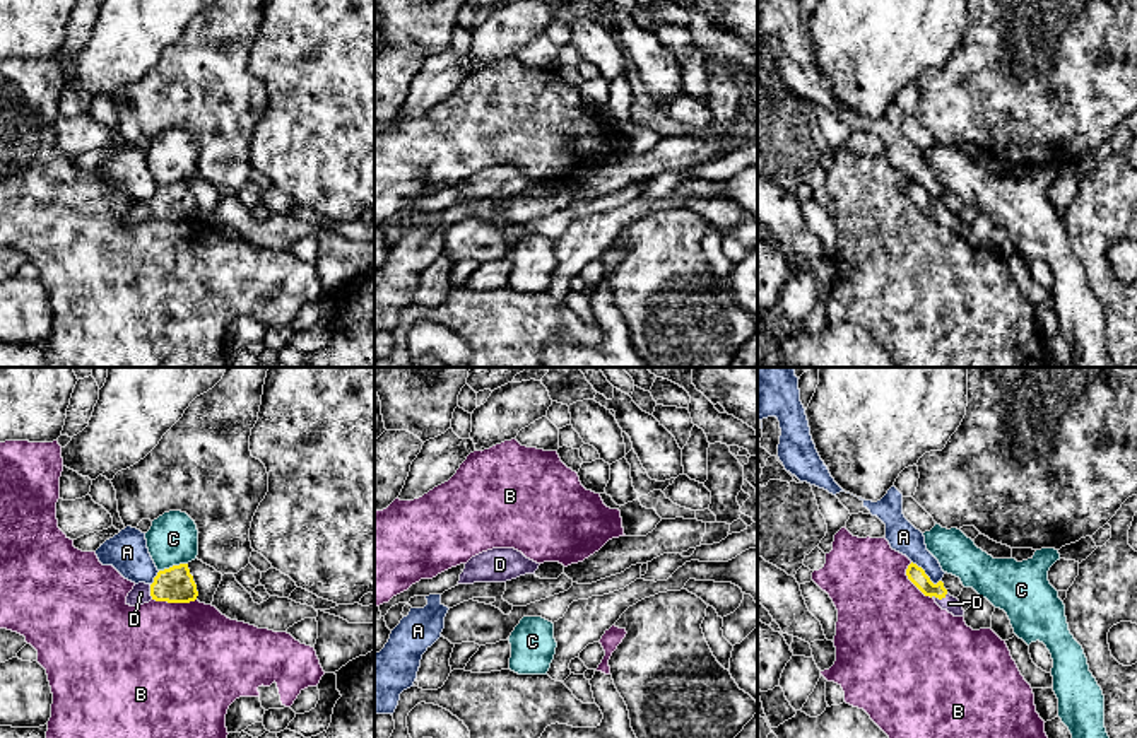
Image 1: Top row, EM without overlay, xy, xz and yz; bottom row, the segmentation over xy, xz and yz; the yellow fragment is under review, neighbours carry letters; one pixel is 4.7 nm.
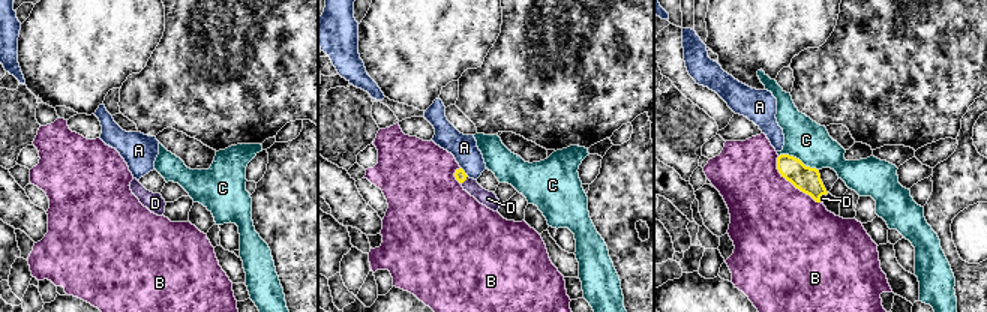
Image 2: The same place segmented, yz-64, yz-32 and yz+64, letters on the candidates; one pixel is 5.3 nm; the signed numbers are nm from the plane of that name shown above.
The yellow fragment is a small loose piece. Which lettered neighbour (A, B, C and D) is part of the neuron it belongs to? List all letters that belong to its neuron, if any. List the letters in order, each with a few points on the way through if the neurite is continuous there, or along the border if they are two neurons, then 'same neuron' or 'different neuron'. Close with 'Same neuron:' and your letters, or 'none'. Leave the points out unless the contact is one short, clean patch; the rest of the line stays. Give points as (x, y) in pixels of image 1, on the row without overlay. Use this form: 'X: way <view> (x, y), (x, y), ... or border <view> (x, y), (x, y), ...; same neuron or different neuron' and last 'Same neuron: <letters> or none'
A: border yz (912, 178), (934, 200), (941, 199); different neuron
B: different neuron
C: border xy (187, 180), (159, 188); different neuron
D: way yz (915, 192), (939, 216), (949, 221); same neuron
Same neuron: D

